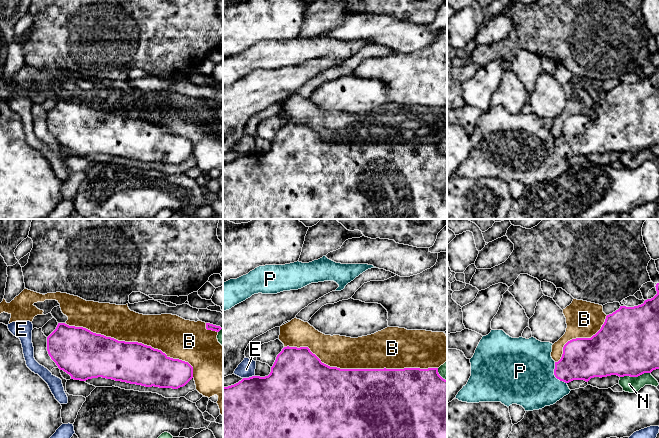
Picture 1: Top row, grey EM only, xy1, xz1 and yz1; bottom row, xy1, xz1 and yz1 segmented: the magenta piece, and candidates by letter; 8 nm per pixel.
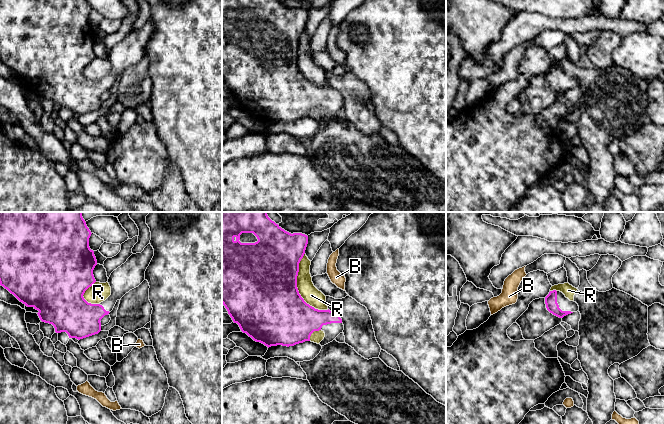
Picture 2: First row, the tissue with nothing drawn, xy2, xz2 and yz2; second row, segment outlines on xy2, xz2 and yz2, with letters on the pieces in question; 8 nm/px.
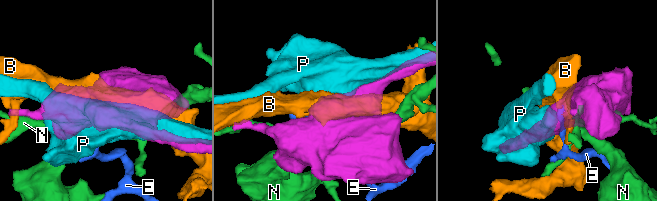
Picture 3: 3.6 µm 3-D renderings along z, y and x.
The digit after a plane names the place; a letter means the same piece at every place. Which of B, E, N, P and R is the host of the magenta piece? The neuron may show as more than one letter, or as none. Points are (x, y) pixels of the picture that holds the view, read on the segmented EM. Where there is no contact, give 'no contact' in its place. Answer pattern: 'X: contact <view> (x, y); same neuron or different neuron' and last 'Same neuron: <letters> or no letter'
B: contact xz1 (361, 369); different neuron
E: contact xz1 (248, 378); different neuron
N: contact yz1 (635, 376); different neuron
P: contact yz1 (554, 374); different neuron
R: contact xz2 (297, 288); different neuron
Same neuron: no letter

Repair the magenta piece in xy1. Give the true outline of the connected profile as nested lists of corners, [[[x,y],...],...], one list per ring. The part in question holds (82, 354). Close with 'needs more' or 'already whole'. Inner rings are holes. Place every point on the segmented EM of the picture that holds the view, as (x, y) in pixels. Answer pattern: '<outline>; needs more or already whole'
[[[58,323],[47,337],[47,351],[58,368],[74,380],[102,377],[145,387],[178,389],[193,378],[193,367],[188,362],[170,358],[161,350],[138,342],[118,341],[65,323]]]; already whole

